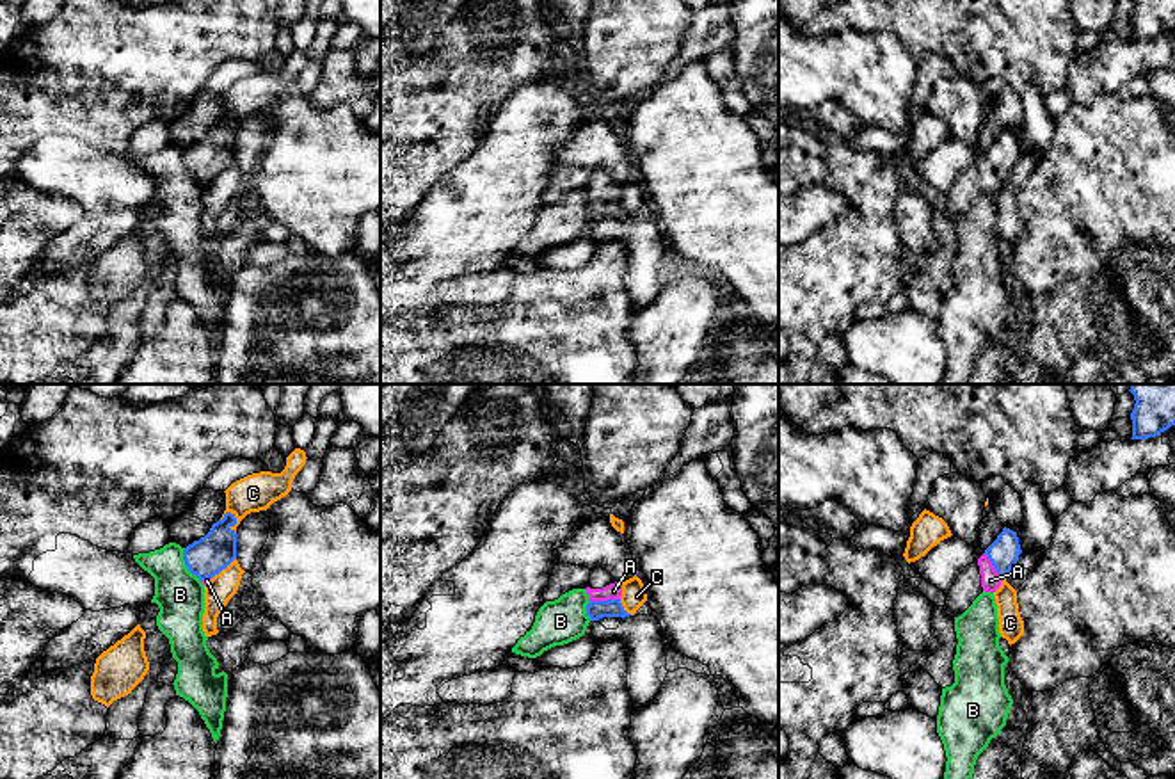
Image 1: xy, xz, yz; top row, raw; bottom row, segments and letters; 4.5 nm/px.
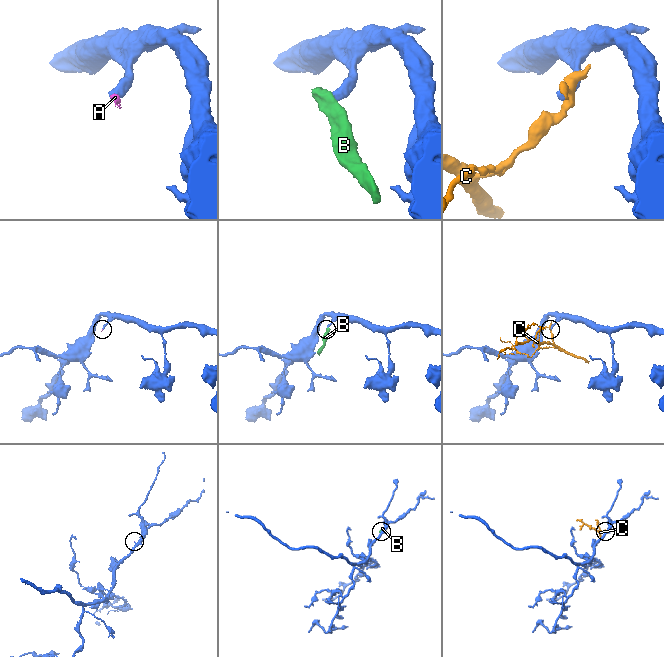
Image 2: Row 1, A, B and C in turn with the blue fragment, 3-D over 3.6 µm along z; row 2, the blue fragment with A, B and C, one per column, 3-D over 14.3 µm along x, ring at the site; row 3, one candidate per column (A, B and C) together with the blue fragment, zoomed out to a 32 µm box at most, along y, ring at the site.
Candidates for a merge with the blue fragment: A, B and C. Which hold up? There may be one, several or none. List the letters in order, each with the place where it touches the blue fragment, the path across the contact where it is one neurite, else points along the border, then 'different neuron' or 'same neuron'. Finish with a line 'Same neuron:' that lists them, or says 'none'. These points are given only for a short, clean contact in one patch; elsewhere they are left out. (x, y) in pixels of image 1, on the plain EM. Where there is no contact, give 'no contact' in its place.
A: xz (603, 203) | across xz (596, 212), (603, 203), (614, 192) | same neuron
B: xy (185, 166) | along xy (182, 150), (185, 168), (201, 184) | different neuron
C: xy (235, 123) | along xy (226, 112), (235, 120), (235, 134) | different neuron
Same neuron: A

